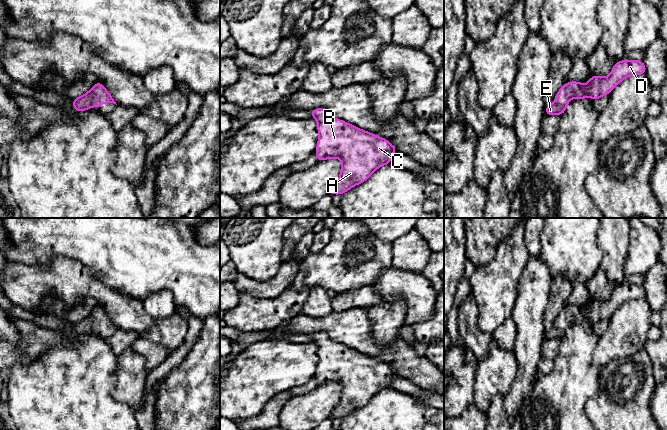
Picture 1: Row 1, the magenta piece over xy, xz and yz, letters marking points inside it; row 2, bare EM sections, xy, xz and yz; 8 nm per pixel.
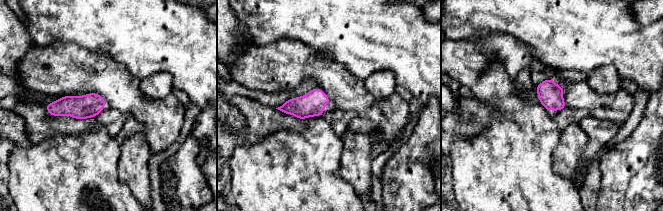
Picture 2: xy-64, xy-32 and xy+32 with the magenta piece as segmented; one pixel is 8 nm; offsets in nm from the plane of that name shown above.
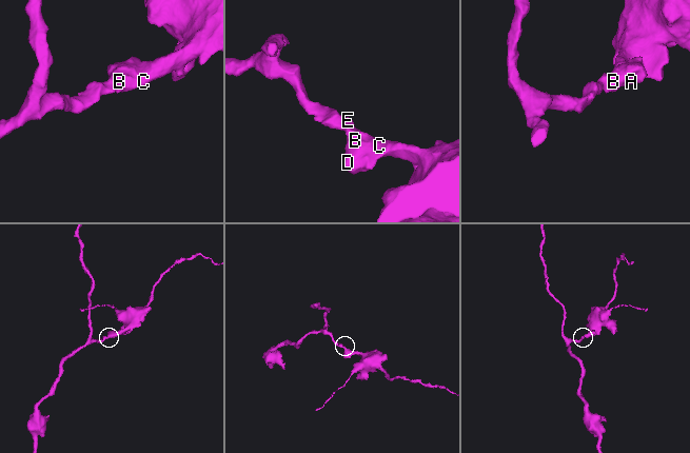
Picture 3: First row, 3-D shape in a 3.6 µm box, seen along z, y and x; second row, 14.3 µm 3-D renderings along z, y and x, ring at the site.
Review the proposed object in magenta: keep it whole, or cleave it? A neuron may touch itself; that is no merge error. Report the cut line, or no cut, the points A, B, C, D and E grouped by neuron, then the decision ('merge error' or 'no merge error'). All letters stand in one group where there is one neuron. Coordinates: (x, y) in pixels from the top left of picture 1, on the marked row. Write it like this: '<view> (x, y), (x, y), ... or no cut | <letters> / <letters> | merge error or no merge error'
no cut | A B C D E | no merge error

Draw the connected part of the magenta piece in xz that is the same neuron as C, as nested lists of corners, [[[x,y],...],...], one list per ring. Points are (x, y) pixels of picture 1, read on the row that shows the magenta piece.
[[[316,108],[310,112],[312,118],[315,118],[318,123],[319,138],[314,152],[318,162],[330,158],[338,158],[342,162],[340,176],[329,192],[331,196],[342,195],[352,187],[365,182],[379,167],[390,164],[392,155],[398,152],[387,139],[377,137],[373,133],[334,118],[328,114],[326,109]]]

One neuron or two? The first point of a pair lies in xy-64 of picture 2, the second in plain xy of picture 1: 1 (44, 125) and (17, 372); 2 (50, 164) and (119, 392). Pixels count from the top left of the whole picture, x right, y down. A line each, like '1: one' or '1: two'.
1: two
2: two

